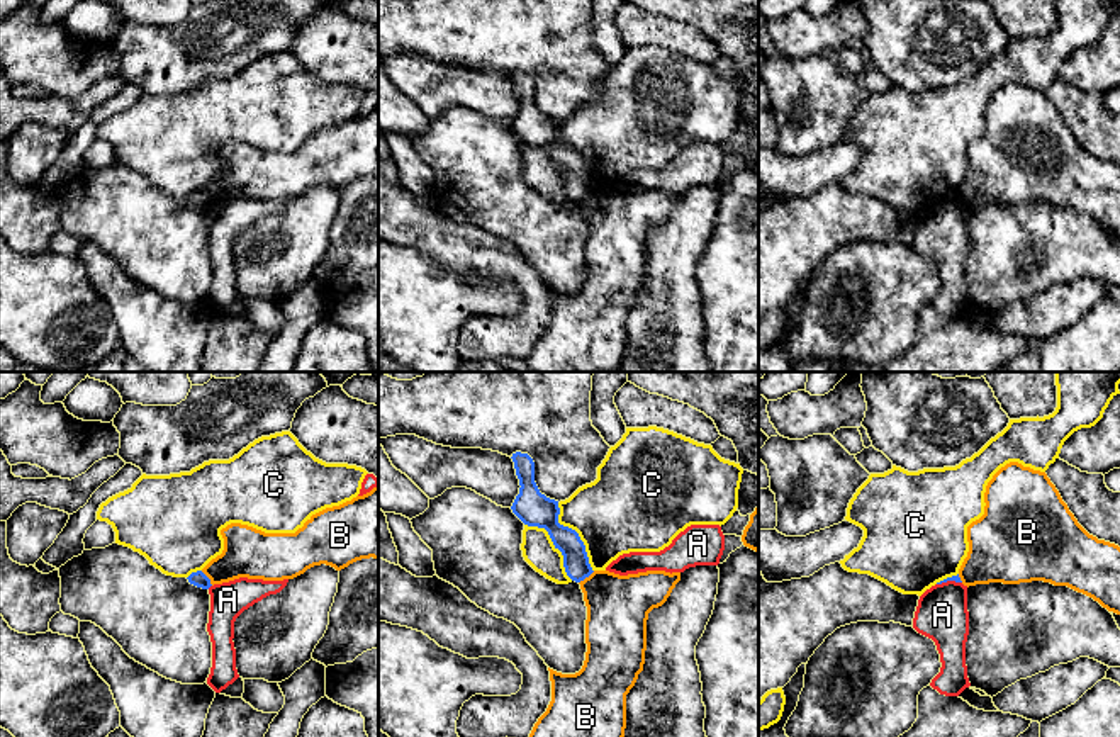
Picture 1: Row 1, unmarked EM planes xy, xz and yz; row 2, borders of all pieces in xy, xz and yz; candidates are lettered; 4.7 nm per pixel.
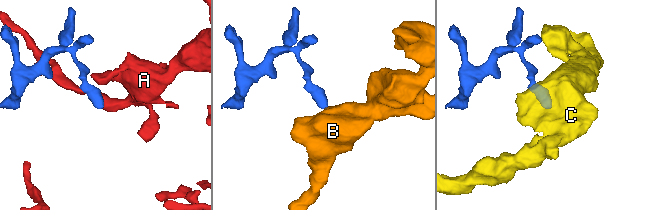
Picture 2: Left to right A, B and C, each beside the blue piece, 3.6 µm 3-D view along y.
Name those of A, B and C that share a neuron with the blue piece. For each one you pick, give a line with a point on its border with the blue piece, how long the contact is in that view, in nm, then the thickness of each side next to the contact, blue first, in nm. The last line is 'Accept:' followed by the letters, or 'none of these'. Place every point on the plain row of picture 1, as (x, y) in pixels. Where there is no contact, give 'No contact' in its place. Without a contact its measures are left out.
Accept: none of these

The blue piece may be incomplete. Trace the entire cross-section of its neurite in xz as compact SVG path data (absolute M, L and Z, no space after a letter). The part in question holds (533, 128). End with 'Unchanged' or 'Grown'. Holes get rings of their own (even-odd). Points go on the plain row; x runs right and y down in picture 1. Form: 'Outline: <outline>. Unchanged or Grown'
Outline: M521 71L512 73L511 78L521 105L511 126L512 132L528 146L545 148L555 168L563 175L567 195L575 202L584 200L594 192L584 161L575 149L558 143L558 121L540 112L533 78Z. Unchanged

